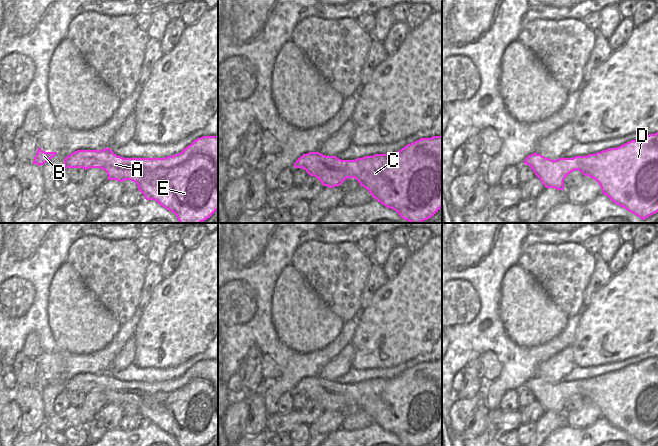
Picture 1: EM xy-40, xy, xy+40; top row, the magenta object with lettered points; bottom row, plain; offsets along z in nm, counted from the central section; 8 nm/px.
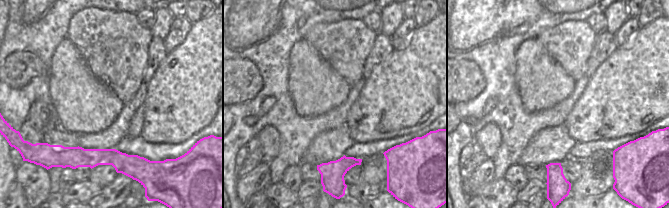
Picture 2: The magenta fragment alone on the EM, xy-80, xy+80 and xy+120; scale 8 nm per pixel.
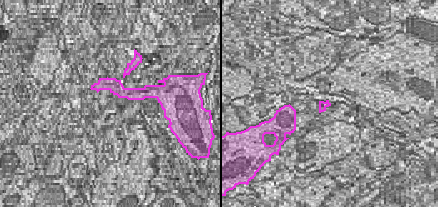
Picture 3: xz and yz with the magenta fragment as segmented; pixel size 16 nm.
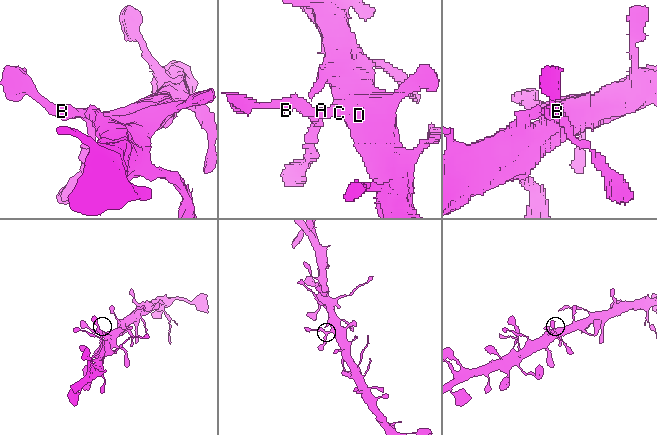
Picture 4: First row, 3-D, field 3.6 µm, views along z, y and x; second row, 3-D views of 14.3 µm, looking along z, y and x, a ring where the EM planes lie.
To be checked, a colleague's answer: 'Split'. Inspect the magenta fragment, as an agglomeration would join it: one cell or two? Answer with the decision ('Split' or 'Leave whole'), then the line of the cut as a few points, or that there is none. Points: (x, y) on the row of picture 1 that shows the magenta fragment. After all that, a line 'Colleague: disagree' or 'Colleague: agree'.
Leave whole. No split
Colleague: disagree

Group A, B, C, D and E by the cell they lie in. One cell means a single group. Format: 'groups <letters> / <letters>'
groups A B C D E

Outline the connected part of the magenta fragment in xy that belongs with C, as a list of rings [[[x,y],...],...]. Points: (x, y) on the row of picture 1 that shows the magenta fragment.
[[[442,136],[421,138],[407,144],[395,154],[375,154],[355,160],[341,160],[336,156],[325,156],[319,152],[309,152],[300,156],[295,168],[303,168],[310,176],[315,176],[323,186],[340,186],[347,178],[355,178],[378,202],[395,210],[401,218],[410,223],[422,223],[434,216],[442,208]]]

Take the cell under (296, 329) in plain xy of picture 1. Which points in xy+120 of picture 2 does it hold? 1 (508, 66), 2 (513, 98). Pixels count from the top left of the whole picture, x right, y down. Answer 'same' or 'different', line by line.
1: different
2: different

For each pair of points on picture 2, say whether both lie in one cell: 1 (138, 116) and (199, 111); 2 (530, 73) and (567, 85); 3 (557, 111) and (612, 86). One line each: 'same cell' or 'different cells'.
1: different cells
2: same cell
3: different cells

